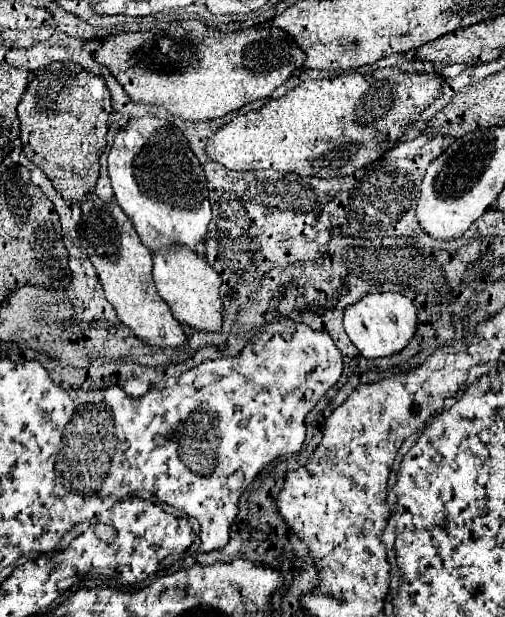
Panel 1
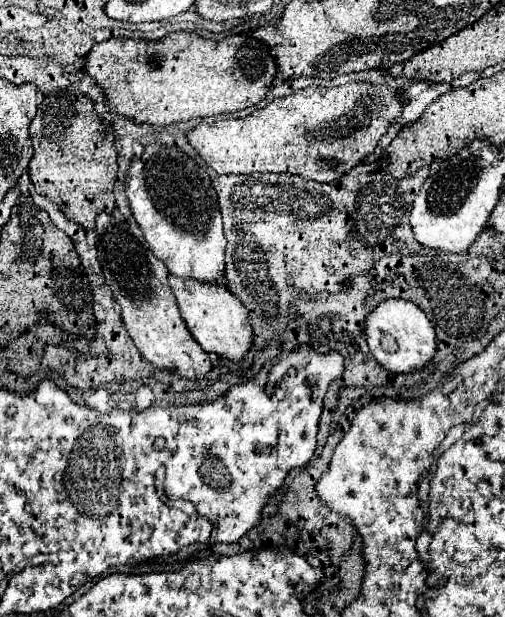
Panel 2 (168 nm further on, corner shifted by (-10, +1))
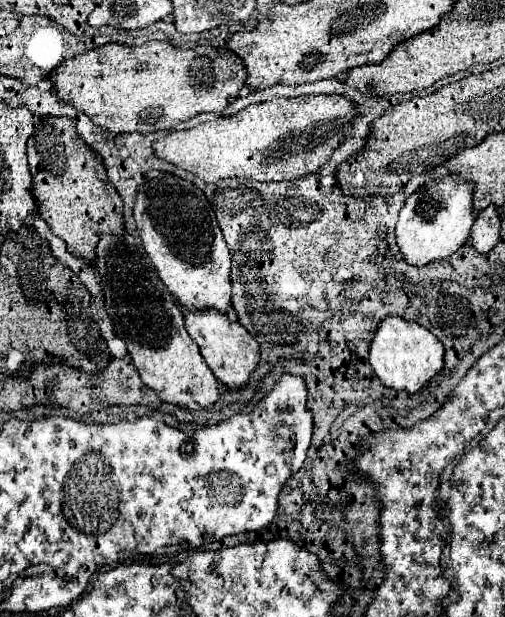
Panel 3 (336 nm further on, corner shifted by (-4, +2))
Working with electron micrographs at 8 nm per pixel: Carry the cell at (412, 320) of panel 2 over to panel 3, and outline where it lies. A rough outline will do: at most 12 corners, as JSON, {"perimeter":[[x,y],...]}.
{"perimeter":[[389,314],[369,346],[385,386],[413,394],[443,368],[443,344]]}

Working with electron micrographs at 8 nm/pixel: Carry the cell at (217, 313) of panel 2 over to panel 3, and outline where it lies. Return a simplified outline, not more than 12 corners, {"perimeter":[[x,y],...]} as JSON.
{"perimeter":[[179,304],[213,374],[243,388],[259,344],[225,312]]}

